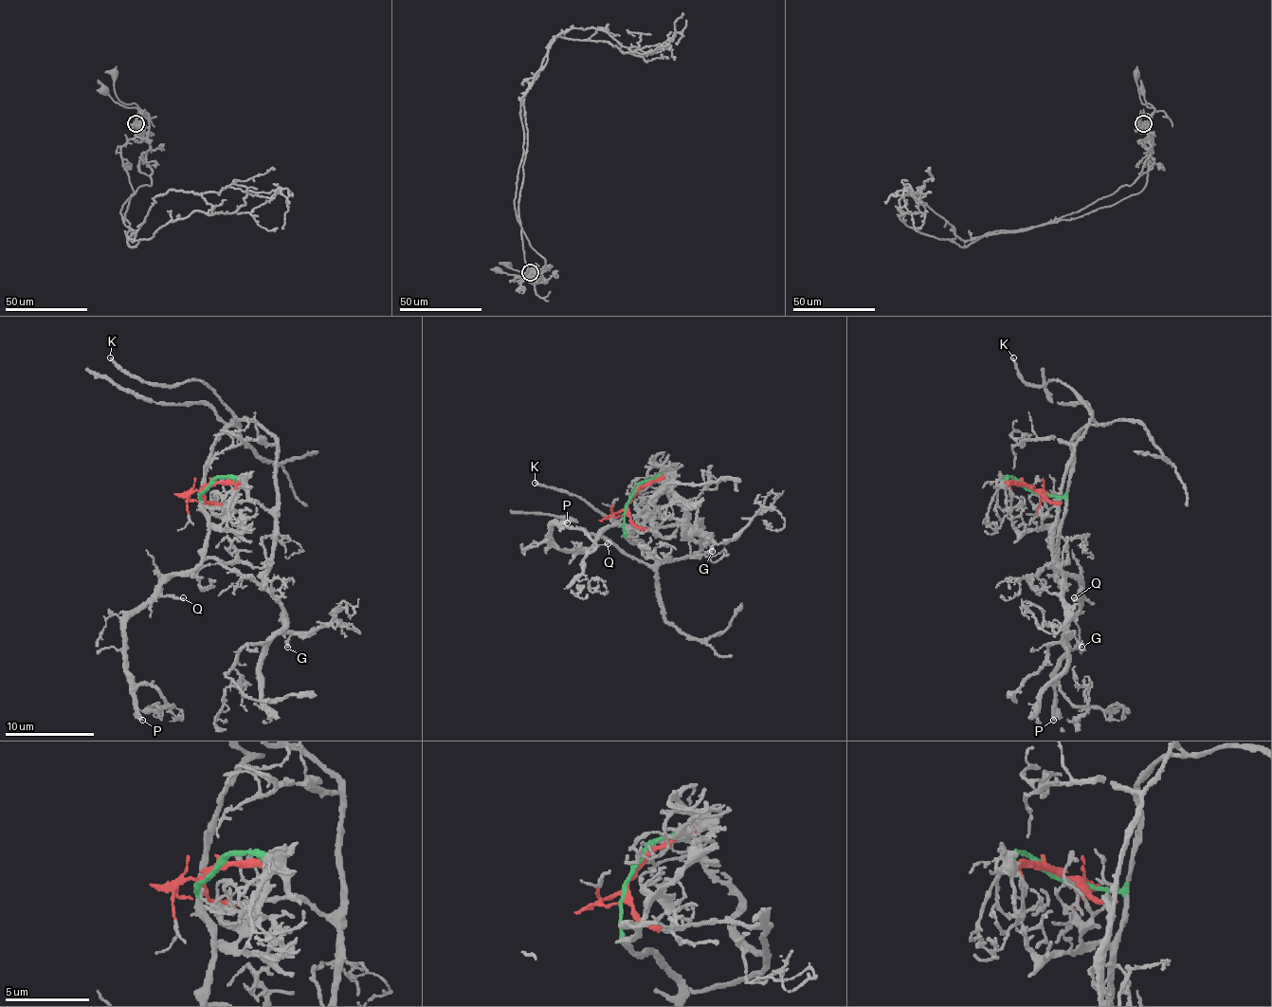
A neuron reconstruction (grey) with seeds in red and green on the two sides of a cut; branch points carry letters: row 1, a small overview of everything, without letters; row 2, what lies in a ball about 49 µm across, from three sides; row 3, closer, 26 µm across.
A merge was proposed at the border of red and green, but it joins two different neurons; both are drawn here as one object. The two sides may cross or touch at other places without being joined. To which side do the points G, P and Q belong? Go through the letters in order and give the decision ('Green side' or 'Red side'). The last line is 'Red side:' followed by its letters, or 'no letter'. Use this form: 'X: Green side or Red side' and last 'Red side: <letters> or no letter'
G: Red side
P: Green side
Q: Green side
Red side: G

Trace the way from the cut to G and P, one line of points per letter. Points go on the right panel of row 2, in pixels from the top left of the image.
G: (1031, 488), (1058, 504), (1056, 500), (1058, 518), (1053, 564), (1063, 574), (1066, 630), (1082, 648)
P: (1028, 488), (1064, 500), (1056, 569), (1081, 587), (1081, 610), (1069, 623), (1056, 672), (1053, 720)

